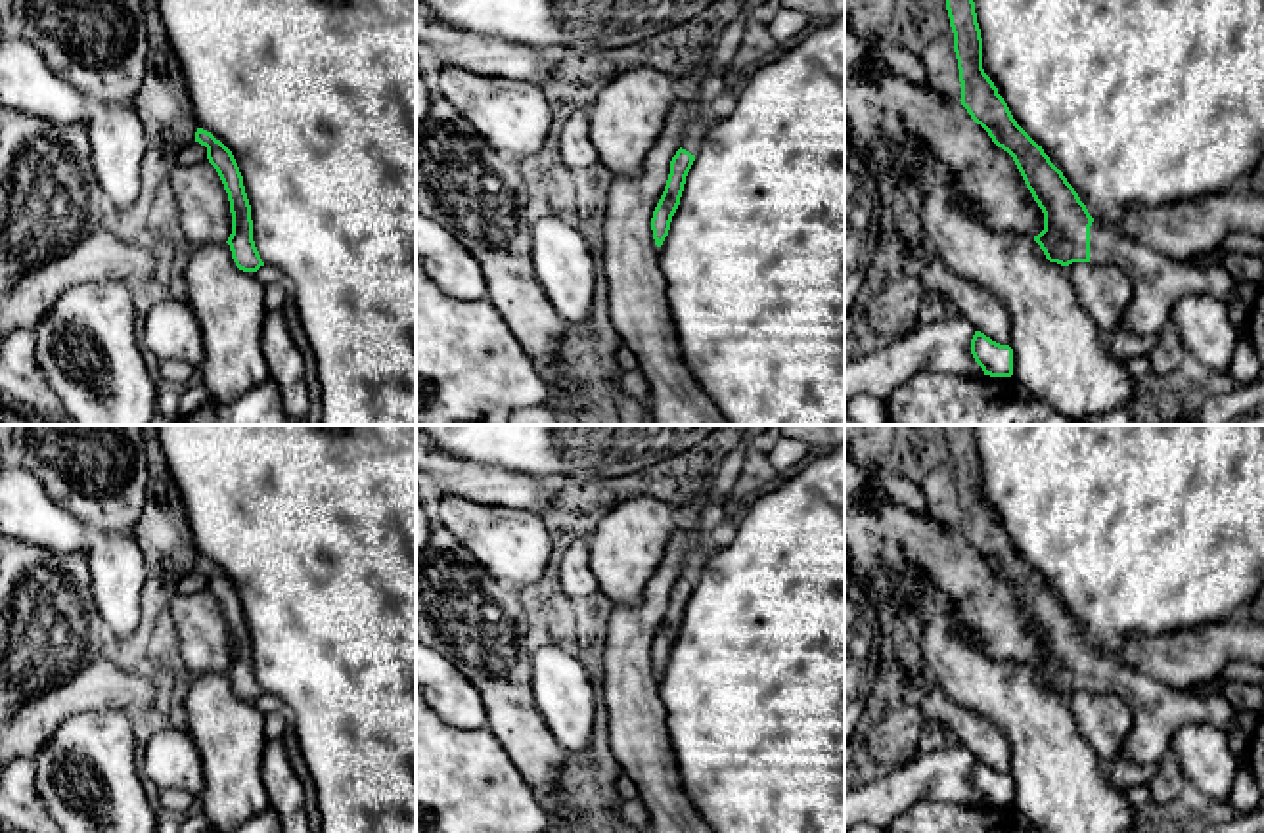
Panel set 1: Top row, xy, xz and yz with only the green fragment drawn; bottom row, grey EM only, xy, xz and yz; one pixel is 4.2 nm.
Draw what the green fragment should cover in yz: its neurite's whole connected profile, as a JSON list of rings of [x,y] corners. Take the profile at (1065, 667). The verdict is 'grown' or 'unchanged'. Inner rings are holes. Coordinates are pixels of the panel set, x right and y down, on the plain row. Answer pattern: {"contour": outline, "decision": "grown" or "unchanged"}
{"contour": [[[944,425],[954,462],[961,511],[961,534],[992,571],[1007,580],[1034,630],[1044,642],[1044,659],[1034,670],[1050,691],[1113,693],[1132,710],[1132,728],[1117,758],[1159,764],[1172,735],[1185,724],[1212,724],[1222,730],[1235,756],[1247,756],[1247,737],[1235,726],[1237,710],[1222,695],[1195,695],[1122,666],[1095,651],[1063,601],[1013,548],[1007,532],[982,498],[982,467],[973,425]]], "decision": "grown"}

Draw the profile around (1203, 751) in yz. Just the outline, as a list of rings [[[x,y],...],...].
[[[1185,724],[1174,732],[1170,751],[1184,776],[1214,804],[1230,802],[1239,758],[1222,730]]]

